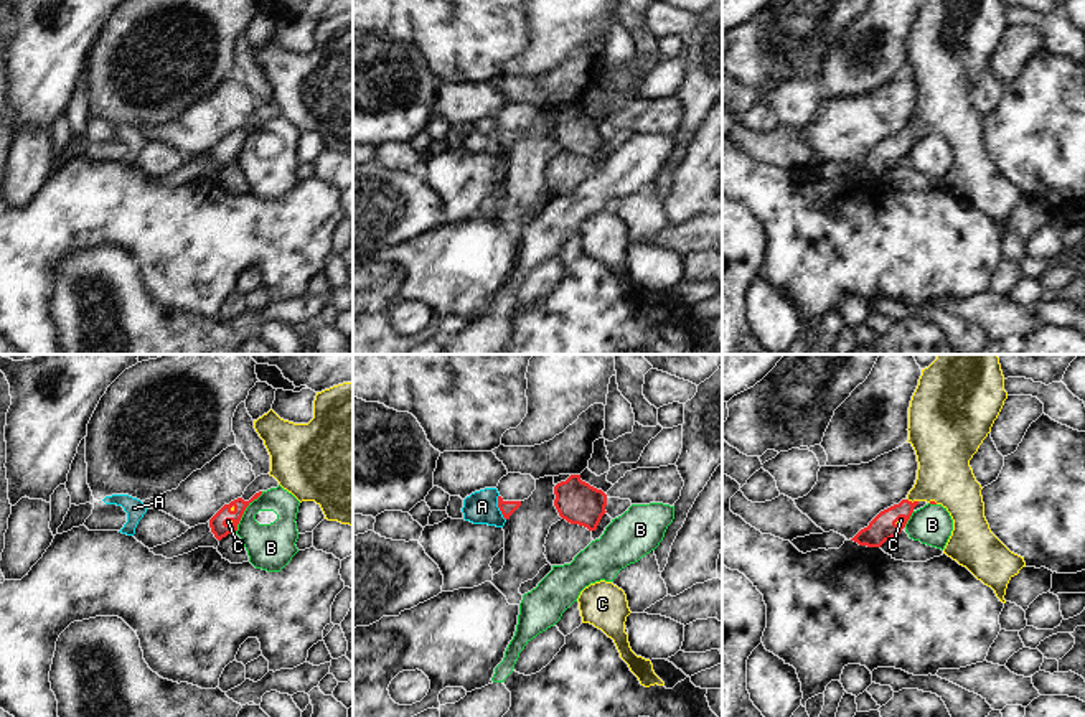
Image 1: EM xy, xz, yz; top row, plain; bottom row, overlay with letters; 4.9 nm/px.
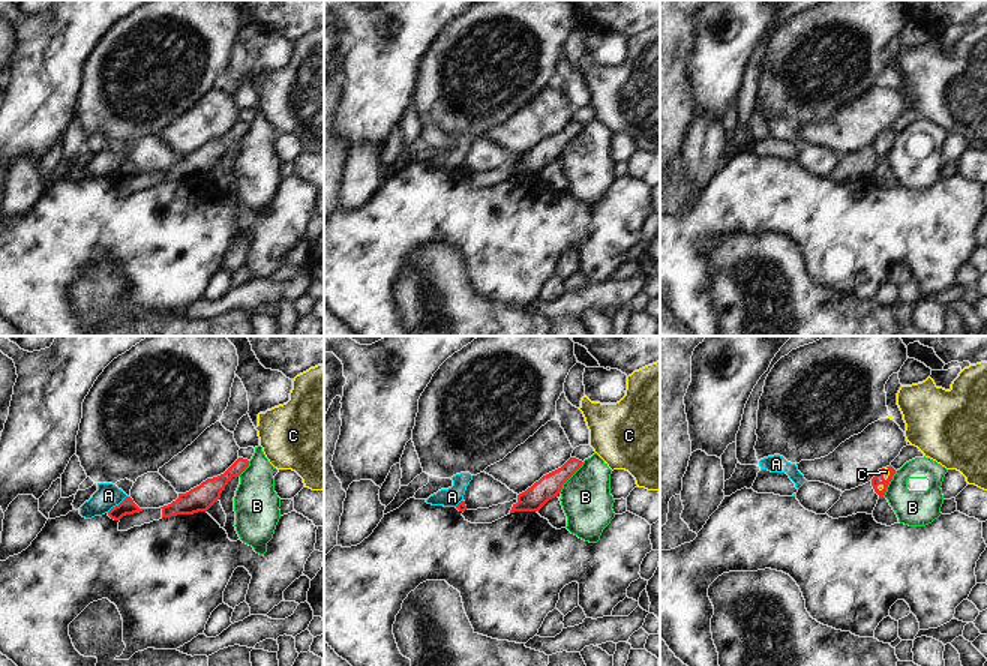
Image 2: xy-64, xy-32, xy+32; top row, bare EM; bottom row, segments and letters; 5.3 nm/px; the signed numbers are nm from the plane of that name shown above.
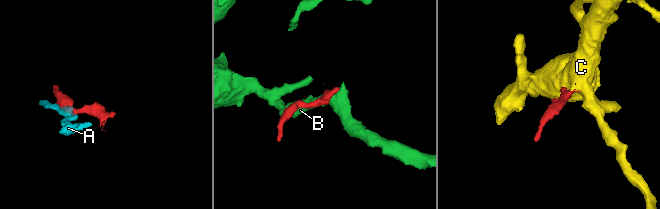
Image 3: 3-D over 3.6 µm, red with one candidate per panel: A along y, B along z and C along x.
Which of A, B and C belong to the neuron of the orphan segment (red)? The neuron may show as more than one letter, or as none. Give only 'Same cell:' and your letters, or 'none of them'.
Same cell: C.

